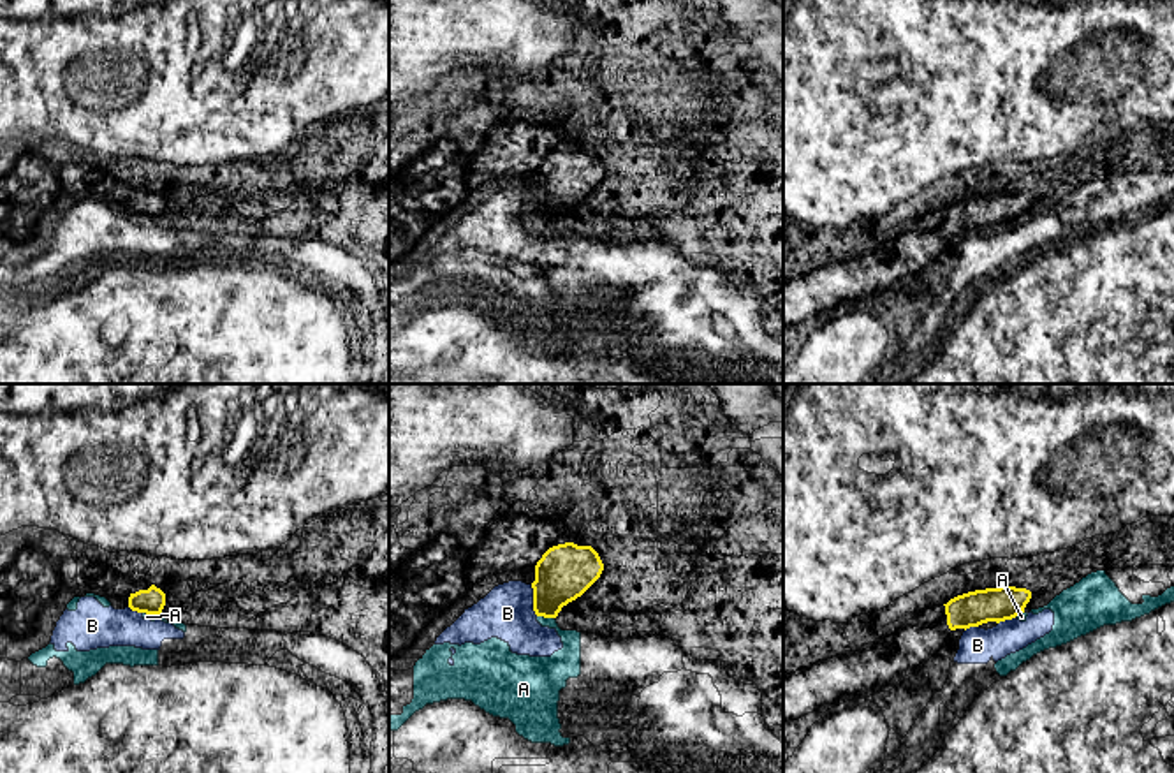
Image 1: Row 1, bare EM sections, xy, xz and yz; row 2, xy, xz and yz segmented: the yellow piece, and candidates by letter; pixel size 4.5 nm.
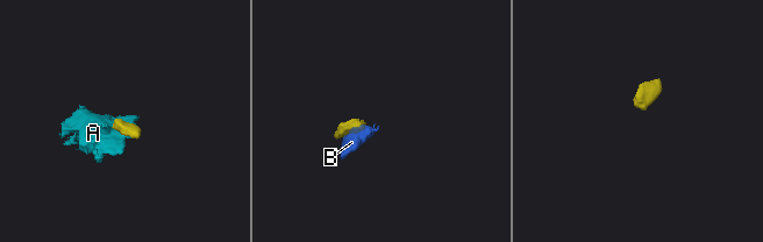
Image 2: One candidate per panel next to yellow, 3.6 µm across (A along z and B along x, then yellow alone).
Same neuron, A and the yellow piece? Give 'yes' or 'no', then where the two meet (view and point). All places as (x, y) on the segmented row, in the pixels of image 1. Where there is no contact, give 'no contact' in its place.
no | xz (546, 617)

